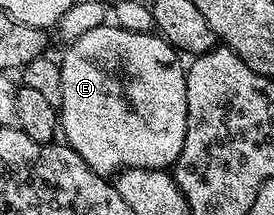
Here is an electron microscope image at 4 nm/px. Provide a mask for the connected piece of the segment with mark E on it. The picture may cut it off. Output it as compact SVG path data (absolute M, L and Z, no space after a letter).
M103 25L91 29L88 33L83 33L76 40L69 42L66 49L68 49L68 52L65 53L64 59L59 60L60 72L62 73L62 101L58 108L58 127L62 132L62 139L64 135L63 142L74 148L78 157L82 157L82 161L86 161L90 170L101 177L115 176L126 167L154 169L155 171L171 168L182 153L182 145L186 141L186 133L188 132L186 67L183 62L180 64L181 56L176 48L171 47L166 40L160 38L159 34L156 33L132 32L115 25Z

